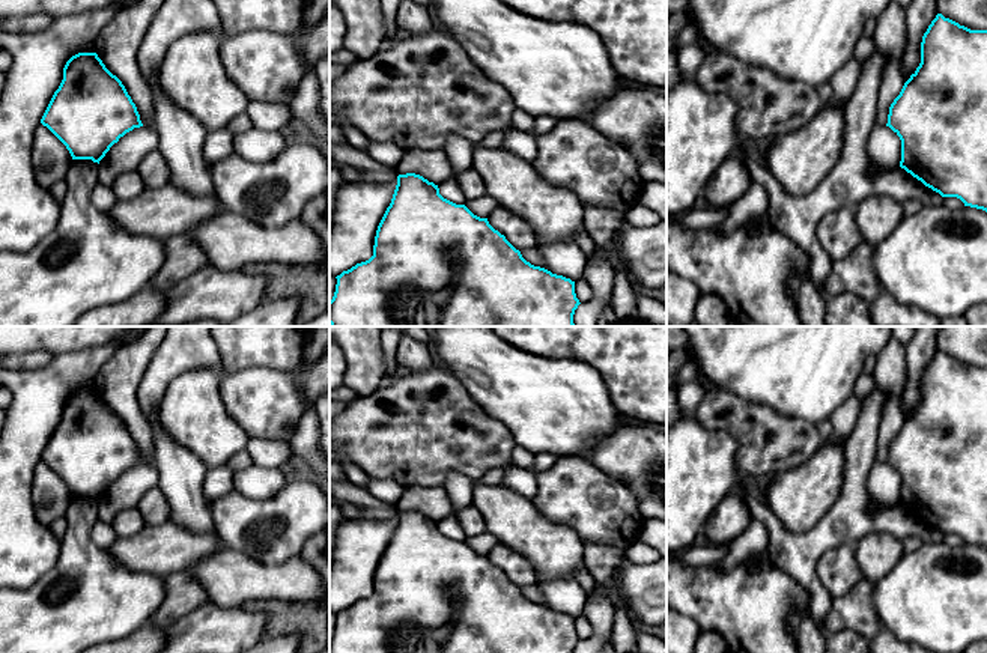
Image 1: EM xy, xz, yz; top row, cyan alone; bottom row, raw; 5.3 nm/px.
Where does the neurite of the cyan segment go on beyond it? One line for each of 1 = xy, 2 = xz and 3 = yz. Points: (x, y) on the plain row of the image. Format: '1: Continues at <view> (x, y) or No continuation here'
1: No continuation here
2: No continuation here
3: No continuation here

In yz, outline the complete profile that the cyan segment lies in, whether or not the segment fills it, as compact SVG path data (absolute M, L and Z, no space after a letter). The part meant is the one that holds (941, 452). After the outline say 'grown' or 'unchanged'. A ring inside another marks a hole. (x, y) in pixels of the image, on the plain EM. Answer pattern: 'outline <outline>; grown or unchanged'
outline M937 351L922 373L921 400L891 441L886 463L889 463L901 477L901 506L942 534L957 534L964 543L987 549L987 367L970 367L945 355L942 351Z; unchanged

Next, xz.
outline M420 512L397 513L397 522L375 573L373 593L336 614L336 629L330 638L330 653L573 653L581 641L575 630L575 618L527 599L504 572L495 567L487 555L474 552L465 542L456 542L439 531L438 522Z; unchanged

